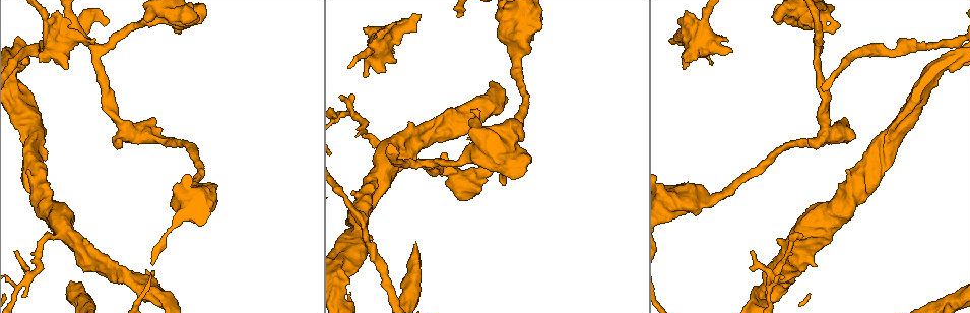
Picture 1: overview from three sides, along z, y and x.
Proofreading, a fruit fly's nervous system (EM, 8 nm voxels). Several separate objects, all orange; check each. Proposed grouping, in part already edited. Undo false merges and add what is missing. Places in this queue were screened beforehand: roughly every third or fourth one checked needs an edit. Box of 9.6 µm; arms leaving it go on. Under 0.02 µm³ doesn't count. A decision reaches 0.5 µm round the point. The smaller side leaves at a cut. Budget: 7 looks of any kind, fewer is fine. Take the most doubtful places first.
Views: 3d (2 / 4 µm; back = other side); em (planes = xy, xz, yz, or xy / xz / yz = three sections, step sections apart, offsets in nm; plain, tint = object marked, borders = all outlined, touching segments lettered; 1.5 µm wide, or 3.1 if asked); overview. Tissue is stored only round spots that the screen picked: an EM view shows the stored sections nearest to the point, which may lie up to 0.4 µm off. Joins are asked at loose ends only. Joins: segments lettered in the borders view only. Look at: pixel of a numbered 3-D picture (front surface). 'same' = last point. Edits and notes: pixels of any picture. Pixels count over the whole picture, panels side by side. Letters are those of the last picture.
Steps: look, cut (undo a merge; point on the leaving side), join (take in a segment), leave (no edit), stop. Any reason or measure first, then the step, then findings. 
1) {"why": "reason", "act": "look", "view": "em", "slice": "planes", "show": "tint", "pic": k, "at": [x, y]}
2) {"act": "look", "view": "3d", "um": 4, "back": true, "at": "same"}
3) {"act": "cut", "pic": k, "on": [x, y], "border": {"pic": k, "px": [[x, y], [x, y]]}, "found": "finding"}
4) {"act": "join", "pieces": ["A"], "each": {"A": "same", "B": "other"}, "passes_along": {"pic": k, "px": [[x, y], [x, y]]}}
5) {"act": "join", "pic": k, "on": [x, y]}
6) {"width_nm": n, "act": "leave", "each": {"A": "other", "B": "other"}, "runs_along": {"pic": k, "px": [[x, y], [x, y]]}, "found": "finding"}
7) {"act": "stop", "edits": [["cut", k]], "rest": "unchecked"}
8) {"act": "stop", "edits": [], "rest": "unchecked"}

{"act": "look", "view": "em", "slice": "planes", "show": "borders", "pic": 1, "at": [94, 38]}

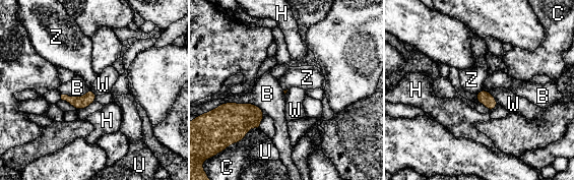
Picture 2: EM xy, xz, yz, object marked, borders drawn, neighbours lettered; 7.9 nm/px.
{"act": "leave", "each": {"B": "other", "C": "other", "H": "other", "U": "other", "W": "other", "Z": "other"}, "border": {"pic": 2, "px": [[483, 88], [475, 94]]}, "found": "none of them fits"}

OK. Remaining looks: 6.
{"why": "stops while still wide", "act": "look", "view": "em", "um": 3.1, "slice": "planes", "show": "tint", "pic": 1, "at": [364, 28]}

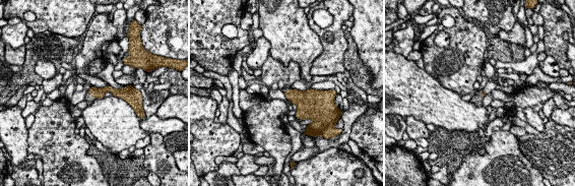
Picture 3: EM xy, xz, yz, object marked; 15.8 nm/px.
{"why": "see the neighbours", "act": "look", "view": "em", "um": 3.1, "slice": "planes", "show": "borders", "at": "same"}

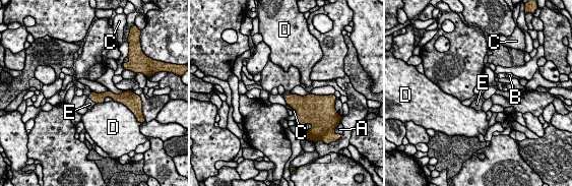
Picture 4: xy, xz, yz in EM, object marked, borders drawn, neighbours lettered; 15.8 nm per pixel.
{"act": "join", "pieces": ["E"], "each": {"A": "other", "B": "other", "C": "other", "D": "other", "E": "same"}, "passes_along": {"pic": 4, "px": [[97, 98], [91, 99], [89, 104]]}, "found": "the neuron continues"}

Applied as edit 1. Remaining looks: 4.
{"why": "calibre changes", "act": "look", "view": "3d", "um": 4, "pic": 1, "at": [341, 113]}

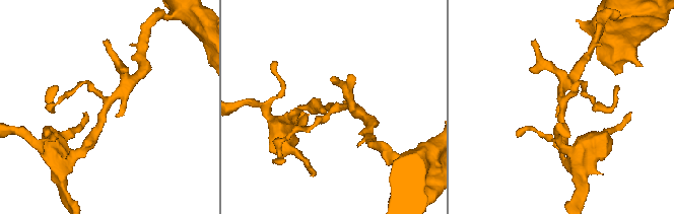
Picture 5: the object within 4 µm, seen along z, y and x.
{"why": "shape alone is not enough", "act": "look", "view": "em", "slice": "xz", "step": 8, "show": "tint", "pic": 5, "at": [560, 103]}

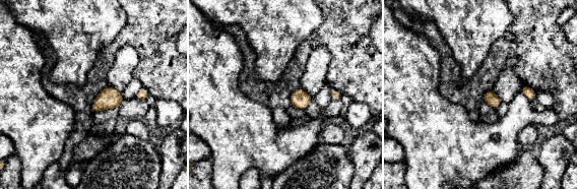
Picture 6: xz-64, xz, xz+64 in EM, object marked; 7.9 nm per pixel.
{"act": "look", "view": "em", "slice": "planes", "show": "borders", "at": "same"}

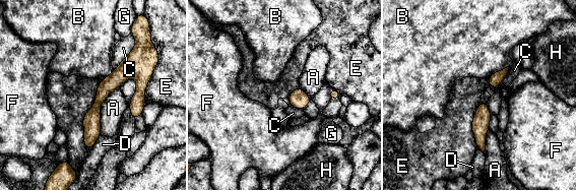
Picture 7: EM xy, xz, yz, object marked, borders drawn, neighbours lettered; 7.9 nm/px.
{"act": "leave", "each": {"A": "other", "B": "other", "C": "other", "D": "other", "E": "other", "F": "other", "G": "other", "H": "other"}, "runs_along": {"pic": 7, "px": [[139, 44], [102, 92], [88, 145]]}, "found": "all the same neuron"}

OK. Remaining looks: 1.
{"act": "stop", "edits": [["join", 4]], "rest": "unchecked"}

